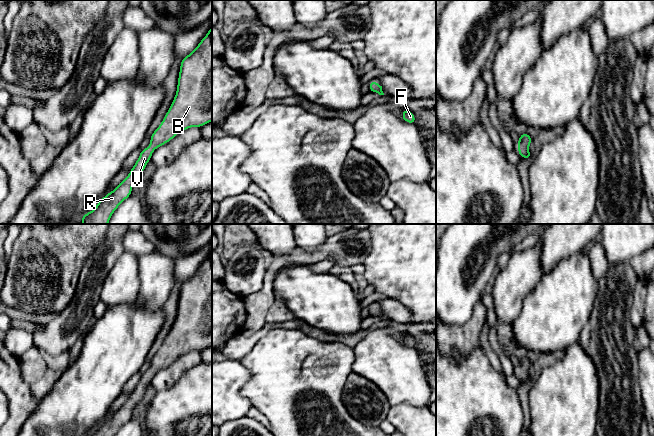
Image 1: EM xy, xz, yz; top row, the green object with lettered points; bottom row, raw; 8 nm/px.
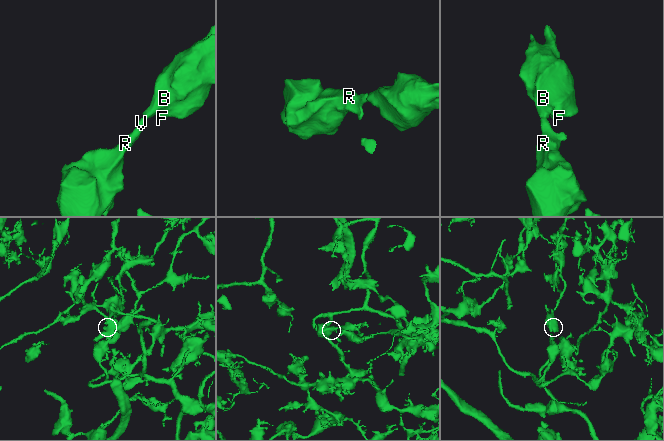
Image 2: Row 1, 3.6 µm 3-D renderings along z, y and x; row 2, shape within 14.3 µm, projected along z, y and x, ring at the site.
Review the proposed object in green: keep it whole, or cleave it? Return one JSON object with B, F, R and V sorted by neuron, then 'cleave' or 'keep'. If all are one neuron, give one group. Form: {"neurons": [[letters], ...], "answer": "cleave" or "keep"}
{"neurons": [["B", "F", "R", "V"]], "answer": "keep"}

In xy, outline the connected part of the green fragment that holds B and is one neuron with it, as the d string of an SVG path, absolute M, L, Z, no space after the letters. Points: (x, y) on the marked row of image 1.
M212 26L197 47L182 58L177 92L163 121L150 137L150 146L140 151L140 156L128 176L110 193L97 202L96 208L82 217L82 224L108 224L114 211L132 194L135 181L142 175L150 162L153 151L171 141L180 132L191 128L201 128L212 121Z

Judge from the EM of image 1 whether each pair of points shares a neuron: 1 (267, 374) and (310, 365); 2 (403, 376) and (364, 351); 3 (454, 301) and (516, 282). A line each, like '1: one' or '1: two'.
1: one
2: one
3: two

